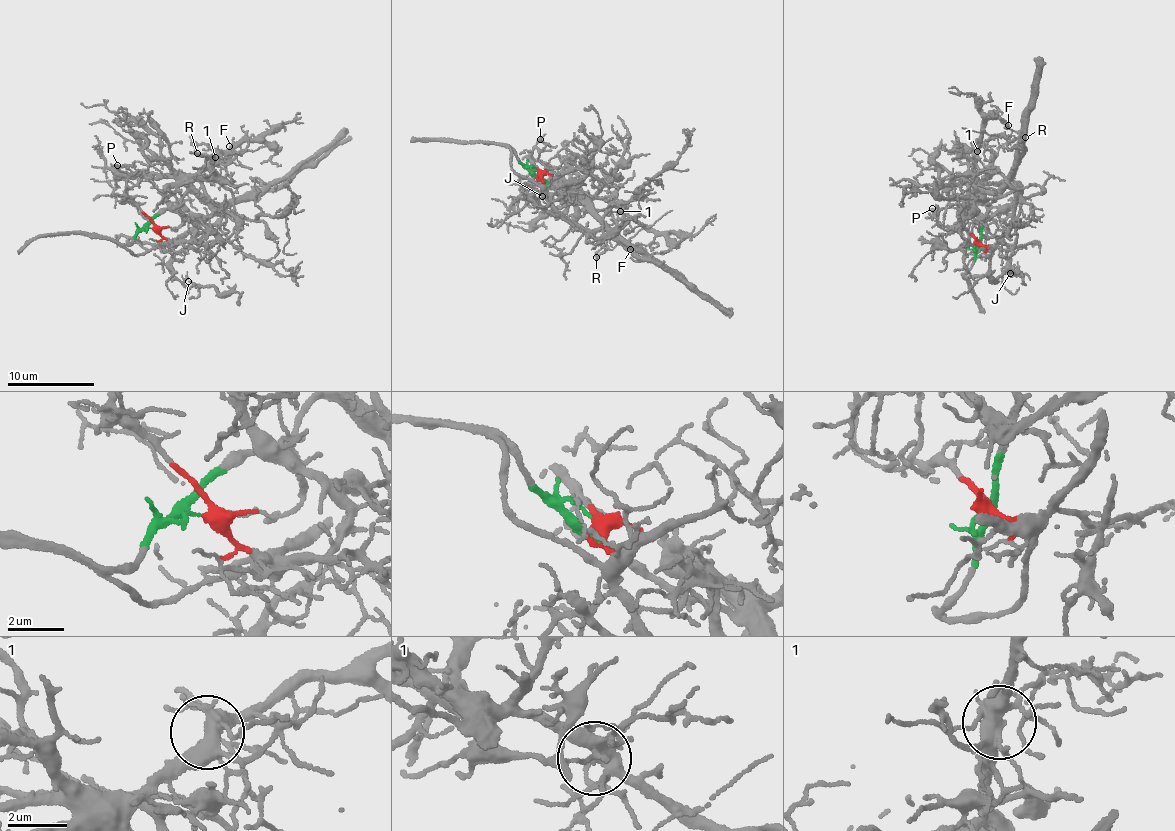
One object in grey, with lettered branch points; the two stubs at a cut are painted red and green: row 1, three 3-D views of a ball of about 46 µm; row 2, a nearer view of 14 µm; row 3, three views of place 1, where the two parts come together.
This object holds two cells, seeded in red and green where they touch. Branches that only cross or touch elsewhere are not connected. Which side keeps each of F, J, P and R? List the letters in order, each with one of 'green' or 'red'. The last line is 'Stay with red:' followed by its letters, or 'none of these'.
F: green
J: red
P: red
R: green
Stay with red: J, P

